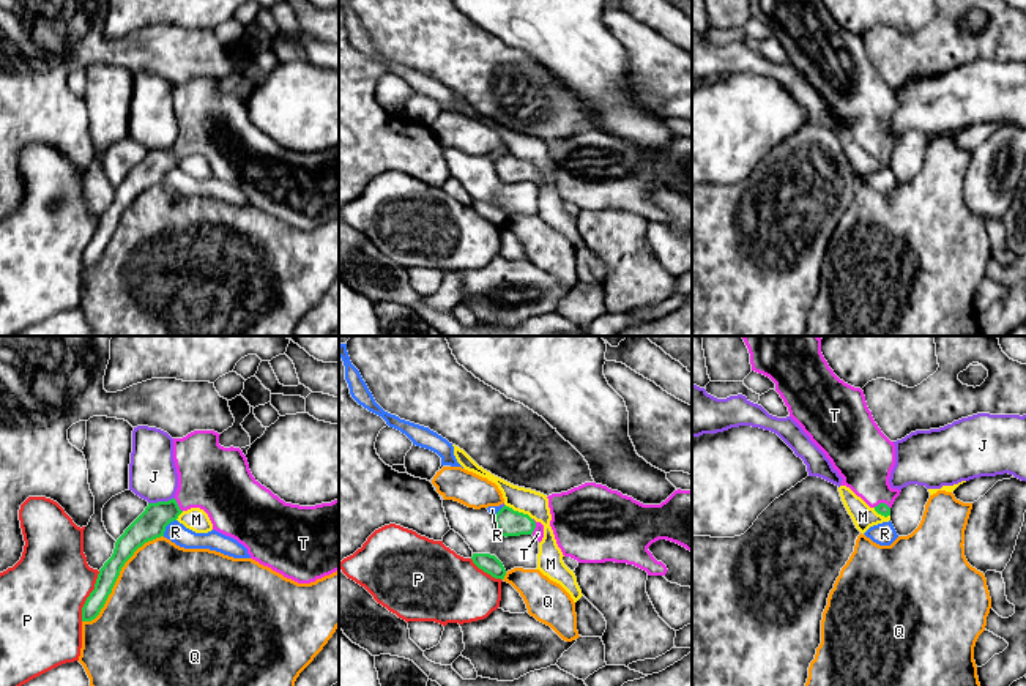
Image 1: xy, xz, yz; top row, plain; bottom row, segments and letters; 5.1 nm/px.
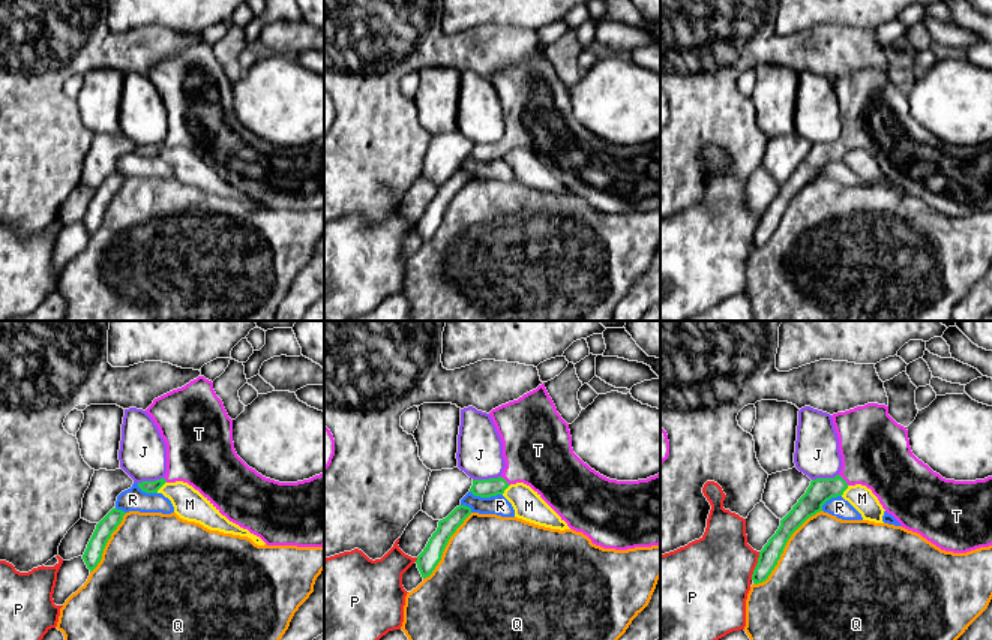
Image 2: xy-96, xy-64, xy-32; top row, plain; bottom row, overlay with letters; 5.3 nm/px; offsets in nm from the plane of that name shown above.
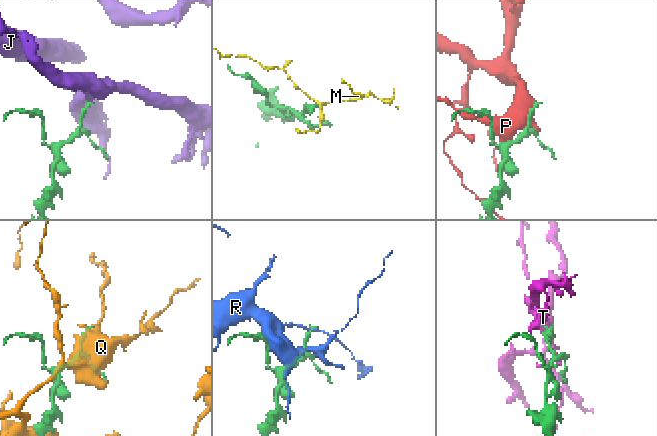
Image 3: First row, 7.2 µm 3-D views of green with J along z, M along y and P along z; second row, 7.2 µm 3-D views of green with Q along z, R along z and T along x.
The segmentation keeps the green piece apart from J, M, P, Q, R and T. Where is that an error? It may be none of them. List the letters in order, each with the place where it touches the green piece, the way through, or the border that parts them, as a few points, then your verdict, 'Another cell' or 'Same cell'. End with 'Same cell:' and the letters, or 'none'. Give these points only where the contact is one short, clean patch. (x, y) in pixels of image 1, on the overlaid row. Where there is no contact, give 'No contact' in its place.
J: Touches green at xy (161, 502). Boundary: xy (174, 497), (148, 503). Another cell
M: Touches green at xz (517, 511). Boundary: xz (505, 503), (531, 519). Another cell
P: Touches green at xy (89, 596). Another cell
Q: Touches green at xy (117, 577). Another cell
R: Touches green at xy (166, 525). Boundary: xy (175, 519), (166, 527), (163, 535). Another cell
T: Touches green at yz (881, 503). Path across: yz (881, 508), (881, 503), (867, 477), (864, 458). Same cell
Same cell: T

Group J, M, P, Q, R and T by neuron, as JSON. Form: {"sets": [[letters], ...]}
{"sets": [["J"], ["M"], ["P"], ["Q"], ["R"], ["T"]]}

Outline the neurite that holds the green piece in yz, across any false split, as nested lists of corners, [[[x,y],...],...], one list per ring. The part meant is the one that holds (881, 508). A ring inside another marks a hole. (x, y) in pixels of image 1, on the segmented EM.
[[[744,336],[752,371],[769,377],[788,407],[790,416],[826,454],[834,470],[878,514],[890,516],[890,508],[901,490],[889,484],[895,465],[895,445],[875,423],[864,391],[840,380],[821,353],[820,336]]]

